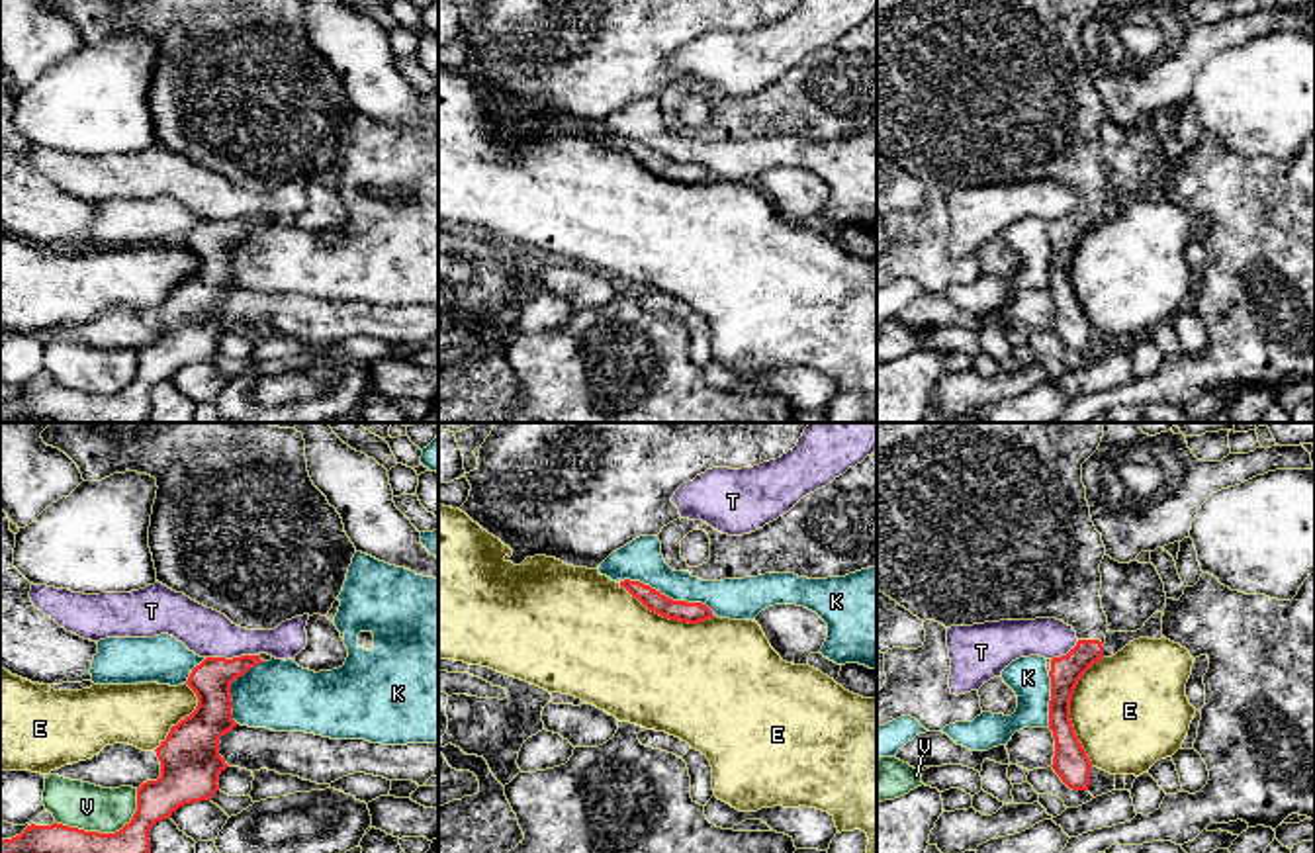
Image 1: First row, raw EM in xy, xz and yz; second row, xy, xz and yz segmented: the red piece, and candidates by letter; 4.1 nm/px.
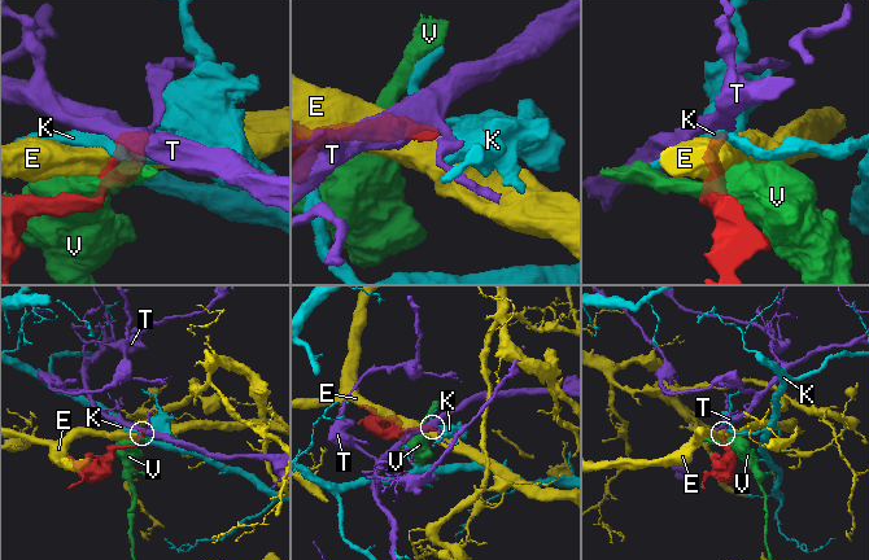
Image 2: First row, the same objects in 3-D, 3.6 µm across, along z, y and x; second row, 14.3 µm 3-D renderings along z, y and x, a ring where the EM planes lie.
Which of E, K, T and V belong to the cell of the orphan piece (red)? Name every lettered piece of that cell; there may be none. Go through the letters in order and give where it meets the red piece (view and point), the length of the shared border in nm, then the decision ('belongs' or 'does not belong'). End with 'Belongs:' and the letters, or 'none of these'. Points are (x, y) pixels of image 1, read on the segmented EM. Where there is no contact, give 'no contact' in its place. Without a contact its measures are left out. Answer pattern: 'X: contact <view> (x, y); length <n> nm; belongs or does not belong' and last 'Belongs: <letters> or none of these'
E: contact yz (1069, 711); length 460 nm; does not belong
K: contact xz (668, 597); length 420 nm; does not belong
T: contact xy (233, 658); length 220 nm; does not belong
V: contact xy (108, 834); length 380 nm; does not belong
Belongs: none of these

